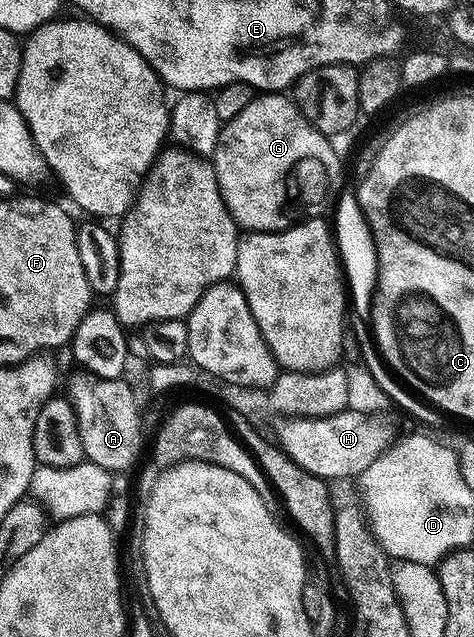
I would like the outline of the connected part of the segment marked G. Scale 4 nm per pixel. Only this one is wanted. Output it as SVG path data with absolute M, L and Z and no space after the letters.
M284 94L256 95L246 110L221 127L216 150L210 157L228 213L248 232L280 232L301 220L323 217L342 188L340 156L332 145L335 143L300 113L295 99L286 97Z

